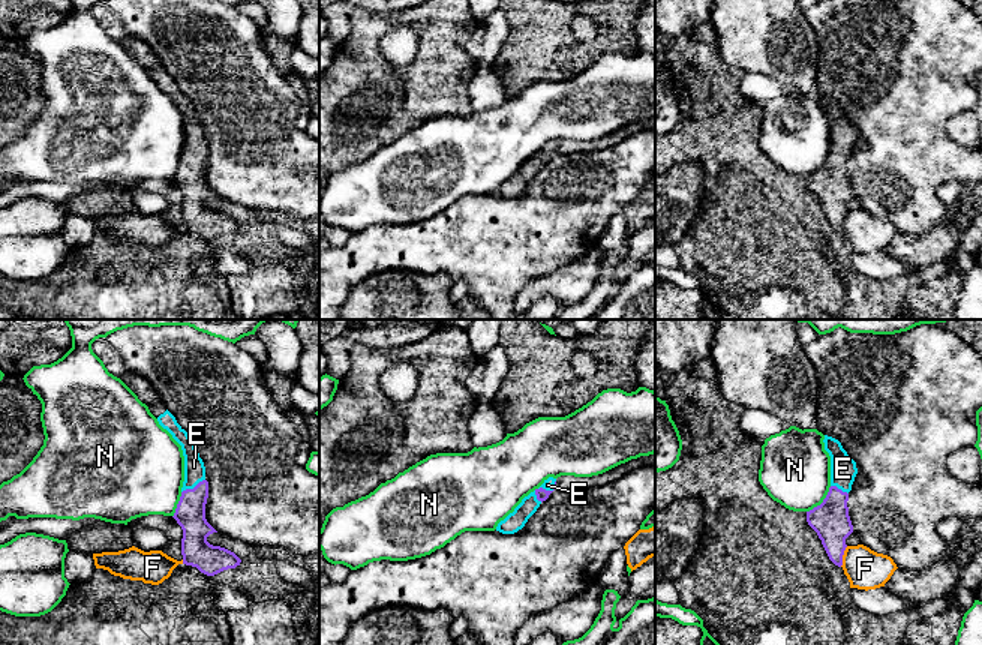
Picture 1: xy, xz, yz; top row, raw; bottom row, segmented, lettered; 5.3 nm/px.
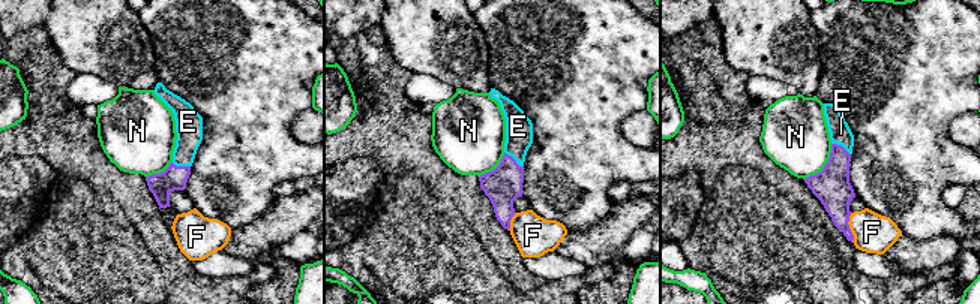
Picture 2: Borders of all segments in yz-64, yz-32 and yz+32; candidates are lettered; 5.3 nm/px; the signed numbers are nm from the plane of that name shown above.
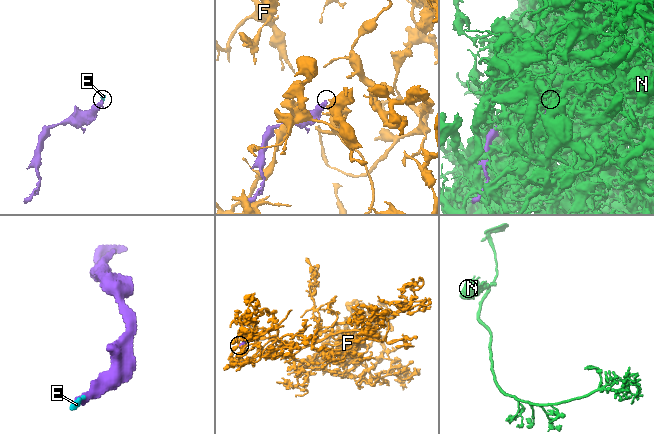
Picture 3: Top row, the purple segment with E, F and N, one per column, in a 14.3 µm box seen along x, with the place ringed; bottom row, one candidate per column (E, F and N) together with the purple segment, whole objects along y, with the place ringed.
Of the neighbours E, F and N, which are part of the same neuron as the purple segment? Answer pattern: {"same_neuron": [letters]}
{"same_neuron": ["E"]}

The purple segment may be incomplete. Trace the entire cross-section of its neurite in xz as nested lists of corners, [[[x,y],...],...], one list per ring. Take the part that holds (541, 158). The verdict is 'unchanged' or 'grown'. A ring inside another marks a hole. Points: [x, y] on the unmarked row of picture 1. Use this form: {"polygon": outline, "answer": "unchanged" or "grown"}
{"polygon": [[[549,141],[544,147],[522,164],[522,166],[496,190],[502,198],[514,198],[525,190],[540,168],[556,153],[556,142]]], "answer": "grown"}

